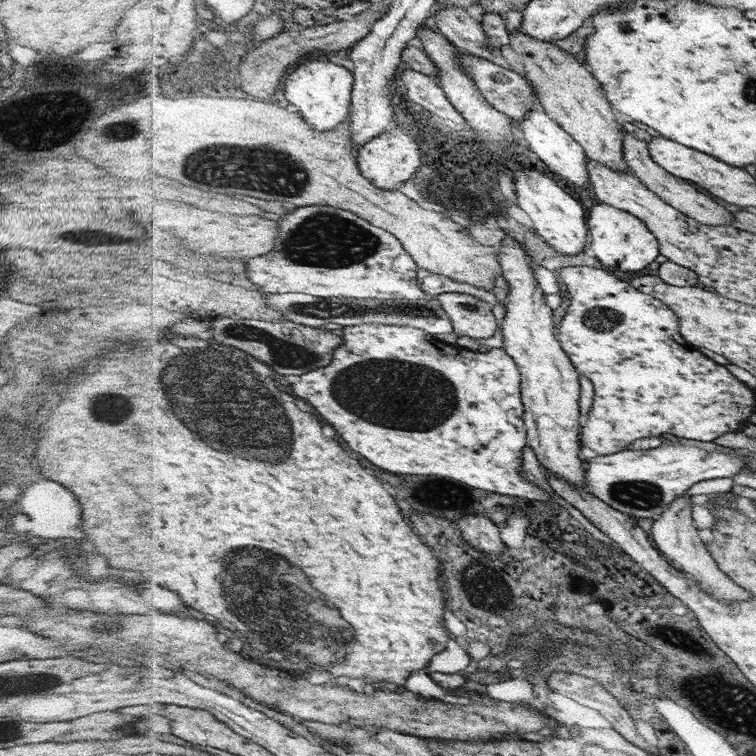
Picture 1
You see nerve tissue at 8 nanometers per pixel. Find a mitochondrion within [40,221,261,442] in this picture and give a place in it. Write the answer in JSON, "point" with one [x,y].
{"point":[104,412]}

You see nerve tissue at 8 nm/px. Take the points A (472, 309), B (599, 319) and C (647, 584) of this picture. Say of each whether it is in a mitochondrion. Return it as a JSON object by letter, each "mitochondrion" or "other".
{"A":"mitochondrion","B":"mitochondrion","C":"other"}

